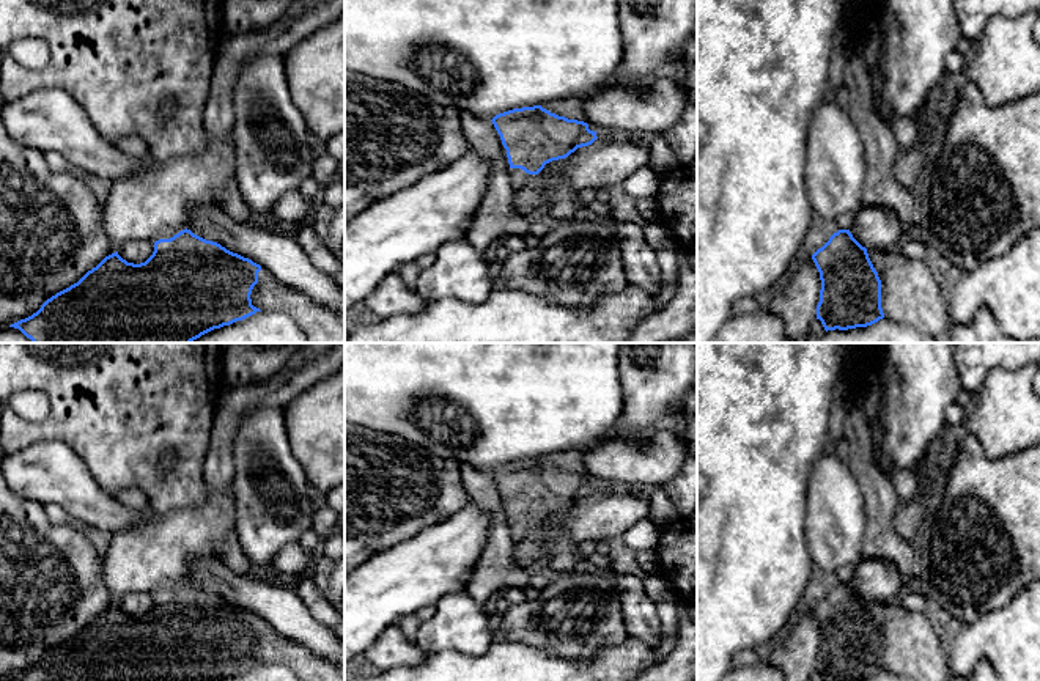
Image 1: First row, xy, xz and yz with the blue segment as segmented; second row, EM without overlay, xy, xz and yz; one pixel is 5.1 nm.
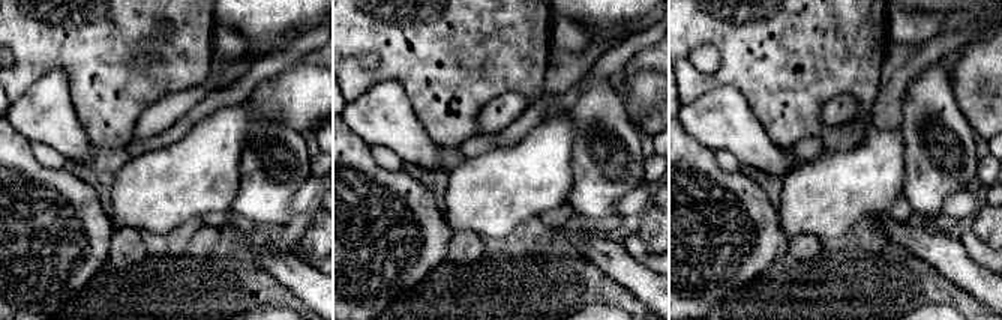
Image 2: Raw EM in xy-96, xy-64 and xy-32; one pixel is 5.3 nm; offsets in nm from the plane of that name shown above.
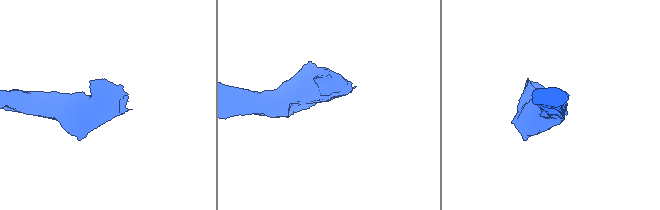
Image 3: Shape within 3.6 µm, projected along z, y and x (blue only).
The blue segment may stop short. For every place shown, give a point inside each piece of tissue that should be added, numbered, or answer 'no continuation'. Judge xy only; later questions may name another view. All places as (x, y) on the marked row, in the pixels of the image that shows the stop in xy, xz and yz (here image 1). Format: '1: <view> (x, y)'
1: xy (320, 324)

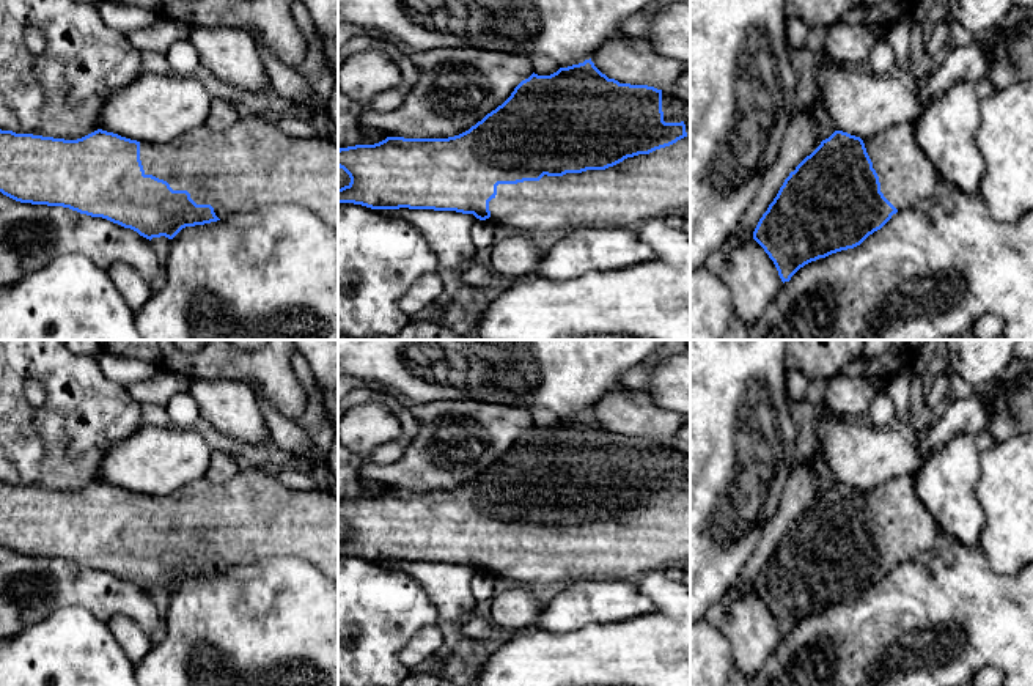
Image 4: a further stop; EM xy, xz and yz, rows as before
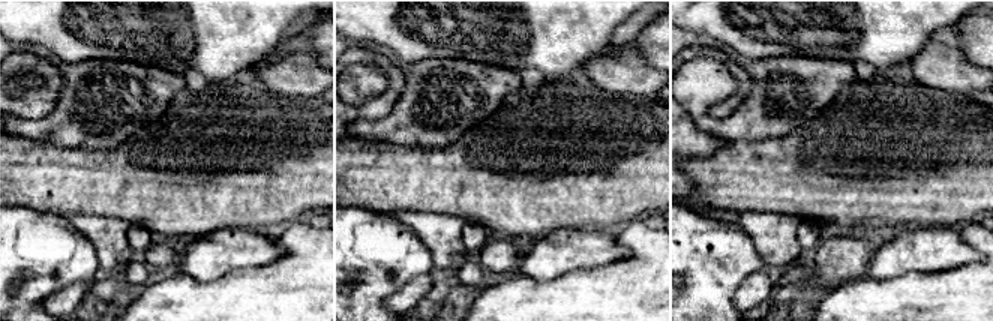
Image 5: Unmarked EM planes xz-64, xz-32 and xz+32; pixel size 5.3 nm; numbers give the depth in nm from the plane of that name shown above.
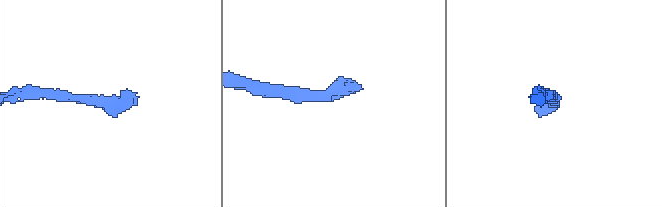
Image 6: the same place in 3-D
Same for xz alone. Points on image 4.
1: xz (645, 186)

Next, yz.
1: yz (908, 178)

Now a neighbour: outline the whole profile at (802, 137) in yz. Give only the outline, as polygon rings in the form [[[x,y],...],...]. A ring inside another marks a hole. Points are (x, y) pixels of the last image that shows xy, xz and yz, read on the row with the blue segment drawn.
[[[799,110],[786,131],[775,165],[764,176],[753,203],[737,228],[730,234],[728,244],[753,238],[759,219],[777,197],[785,179],[821,142],[818,123],[808,113]]]

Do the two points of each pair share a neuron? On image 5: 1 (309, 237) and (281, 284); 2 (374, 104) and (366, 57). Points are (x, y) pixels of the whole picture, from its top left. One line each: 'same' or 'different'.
1: same
2: same

